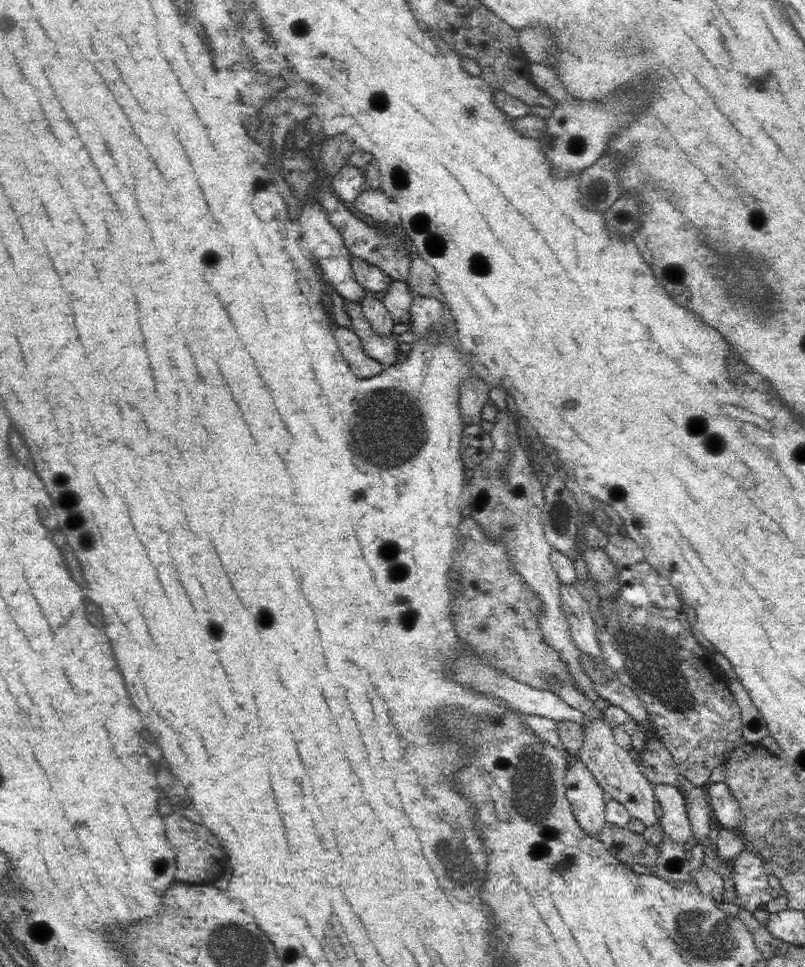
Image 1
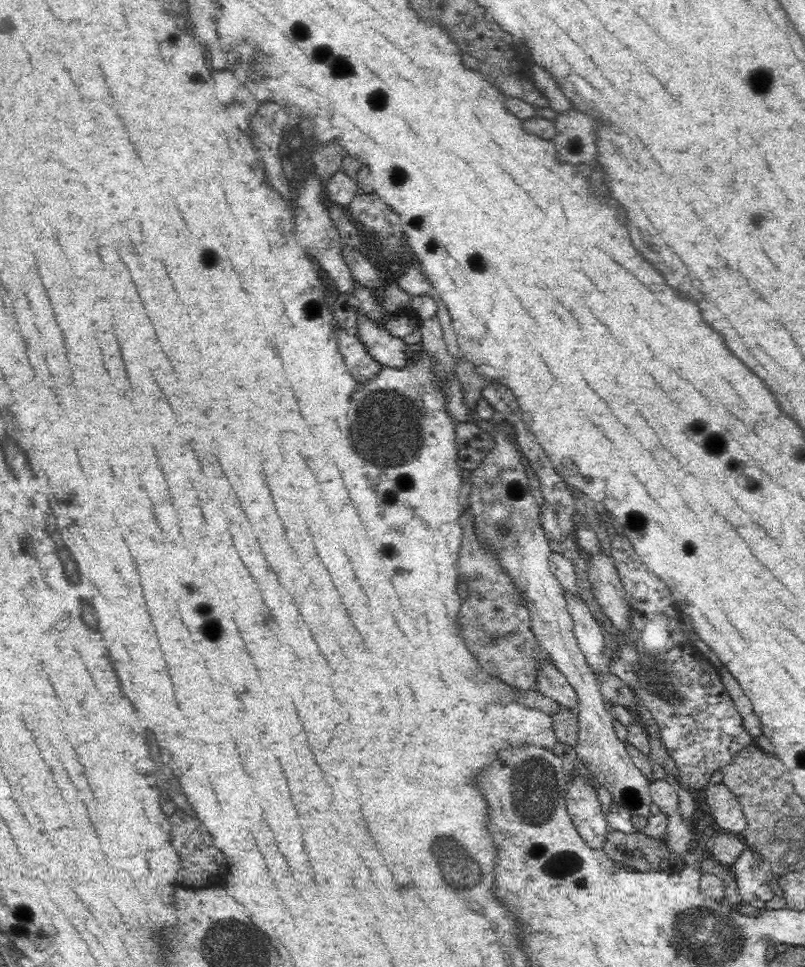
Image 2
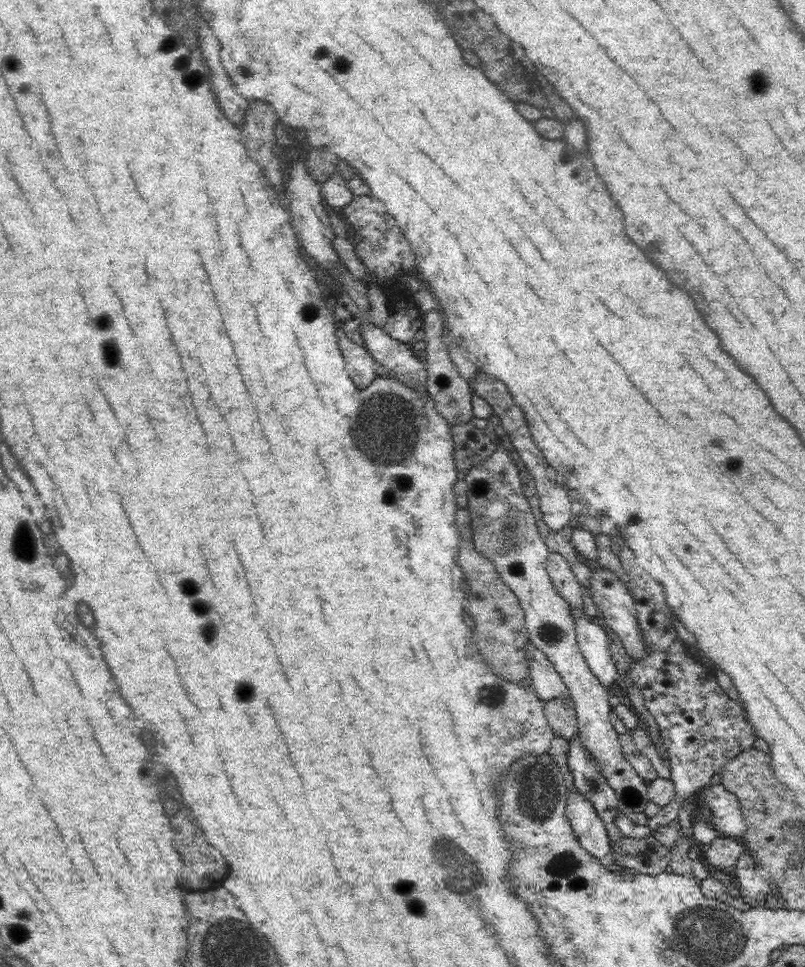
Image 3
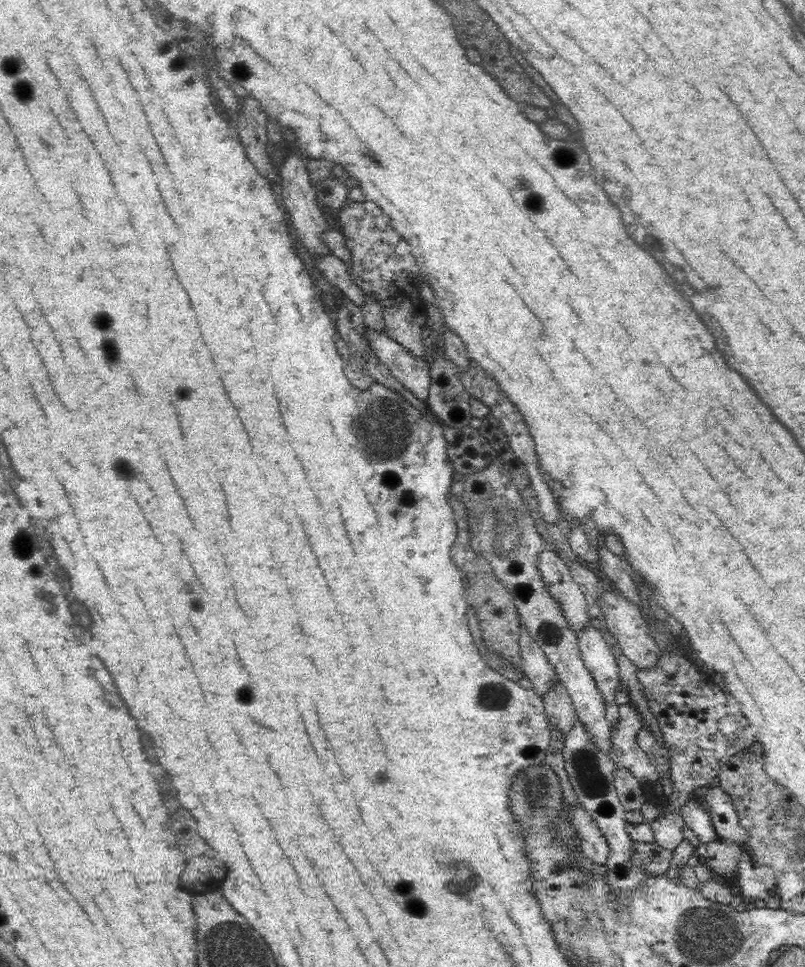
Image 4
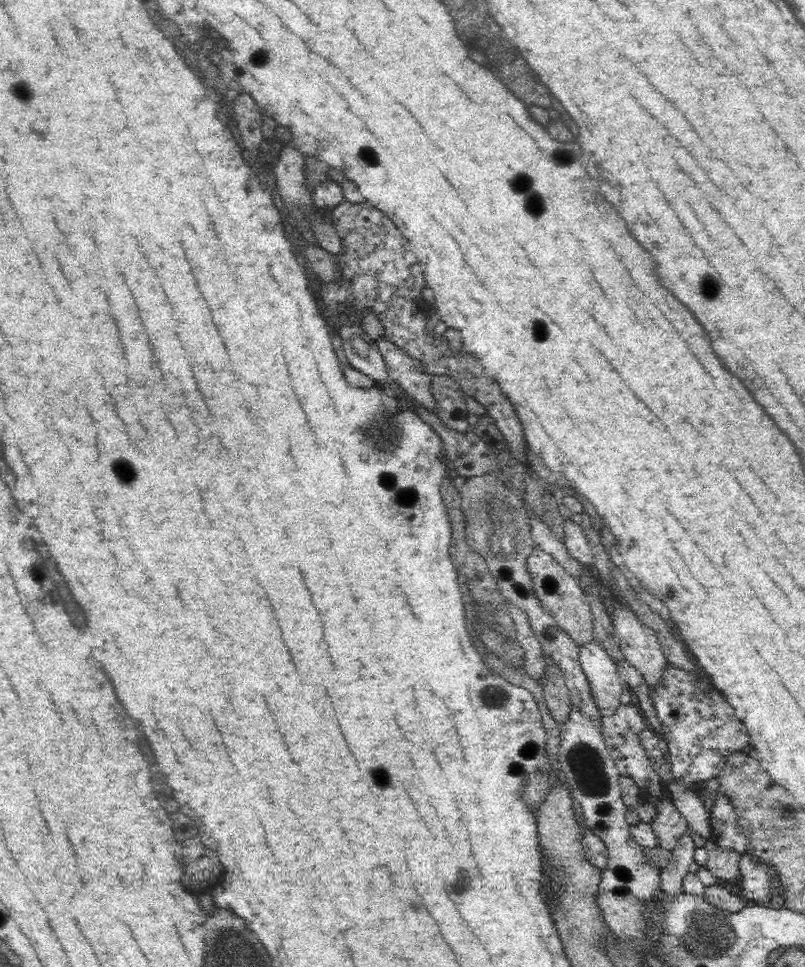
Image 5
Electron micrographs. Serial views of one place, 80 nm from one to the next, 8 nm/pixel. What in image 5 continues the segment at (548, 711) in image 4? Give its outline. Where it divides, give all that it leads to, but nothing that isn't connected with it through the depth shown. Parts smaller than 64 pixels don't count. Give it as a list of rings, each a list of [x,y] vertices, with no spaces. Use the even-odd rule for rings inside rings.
[[[546,654],[543,658],[545,659],[545,673],[543,674],[545,702],[552,718],[562,726],[572,714],[571,695],[558,665]]]

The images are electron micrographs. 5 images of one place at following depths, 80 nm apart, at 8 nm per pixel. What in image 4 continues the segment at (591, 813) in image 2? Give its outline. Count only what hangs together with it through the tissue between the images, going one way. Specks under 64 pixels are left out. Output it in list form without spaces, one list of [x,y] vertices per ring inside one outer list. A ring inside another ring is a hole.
[[[568,805],[568,812],[572,828],[576,832],[576,838],[580,841],[583,853],[596,864],[604,865],[609,855],[609,844],[604,834],[600,832],[596,821],[588,815],[583,806]]]

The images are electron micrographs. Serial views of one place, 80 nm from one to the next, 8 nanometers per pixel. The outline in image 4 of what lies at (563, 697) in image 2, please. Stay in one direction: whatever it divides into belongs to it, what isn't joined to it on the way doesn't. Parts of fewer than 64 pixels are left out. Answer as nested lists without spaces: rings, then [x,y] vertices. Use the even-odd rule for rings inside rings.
[[[523,624],[520,629],[519,645],[522,664],[520,667],[527,684],[540,697],[546,696],[546,692],[552,690],[554,682],[559,681],[558,676],[544,651],[536,644]]]

